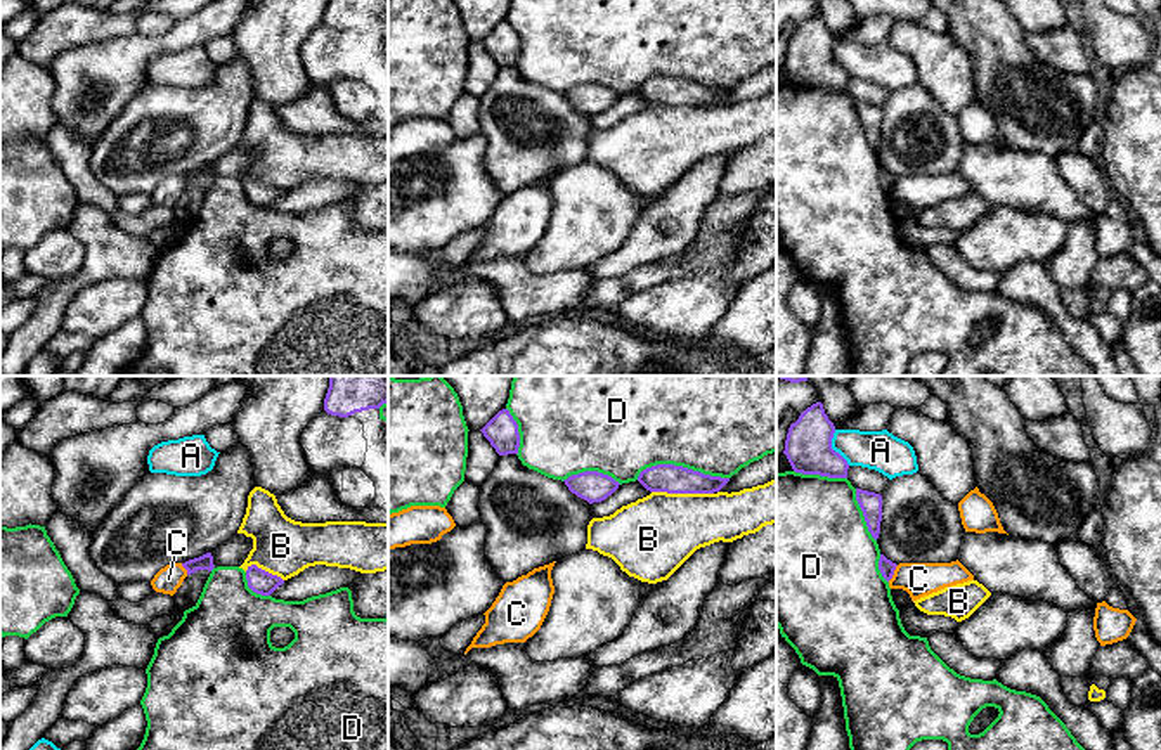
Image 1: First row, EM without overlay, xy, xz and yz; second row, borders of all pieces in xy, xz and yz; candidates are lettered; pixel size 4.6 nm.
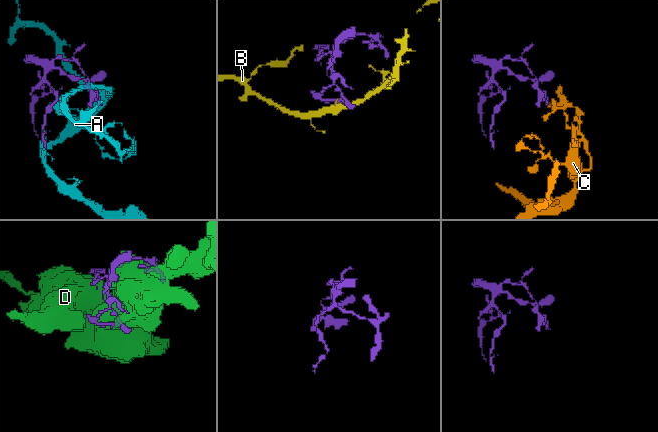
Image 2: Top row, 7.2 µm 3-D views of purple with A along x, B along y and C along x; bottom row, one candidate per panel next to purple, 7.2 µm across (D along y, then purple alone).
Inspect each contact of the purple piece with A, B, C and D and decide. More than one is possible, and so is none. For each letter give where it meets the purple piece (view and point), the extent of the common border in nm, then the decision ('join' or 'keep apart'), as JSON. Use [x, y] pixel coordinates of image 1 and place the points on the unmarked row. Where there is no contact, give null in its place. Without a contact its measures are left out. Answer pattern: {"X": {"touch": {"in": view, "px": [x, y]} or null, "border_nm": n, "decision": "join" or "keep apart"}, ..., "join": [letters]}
{"A": {"touch": {"in": "yz", "px": [830, 59]}, "border_nm": 180, "decision": "keep apart"}, "B": {"touch": {"in": "xz", "px": [683, 104]}, "border_nm": 280, "decision": "keep apart"}, "C": {"touch": {"in": "yz", "px": [893, 186]}, "border_nm": 90, "decision": "keep apart"}, "D": {"touch": {"in": "xz", "px": [681, 78]}, "border_nm": 440, "decision": "keep apart"}, "join": []}

